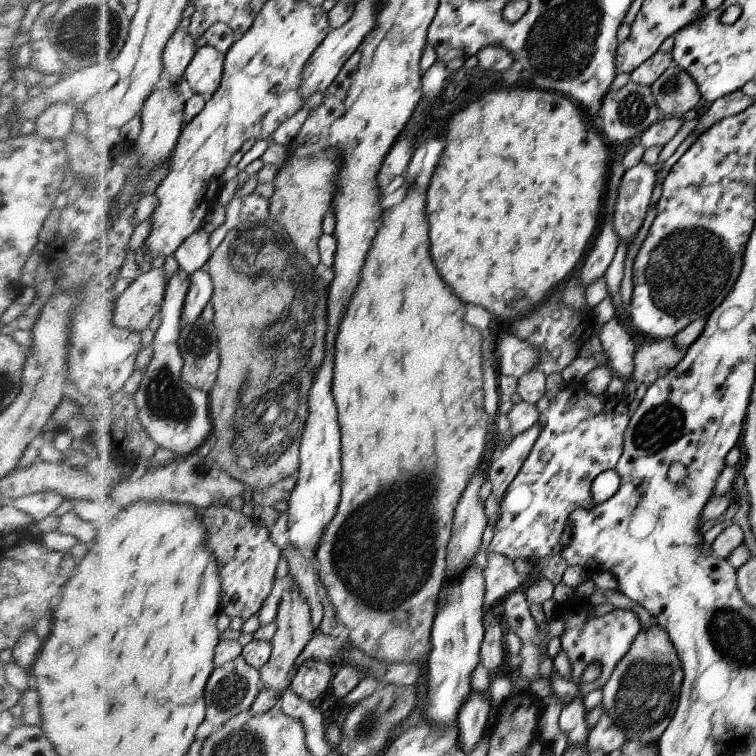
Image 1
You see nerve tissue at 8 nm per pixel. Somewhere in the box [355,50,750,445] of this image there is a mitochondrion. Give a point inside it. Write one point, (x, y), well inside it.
(685, 269)

